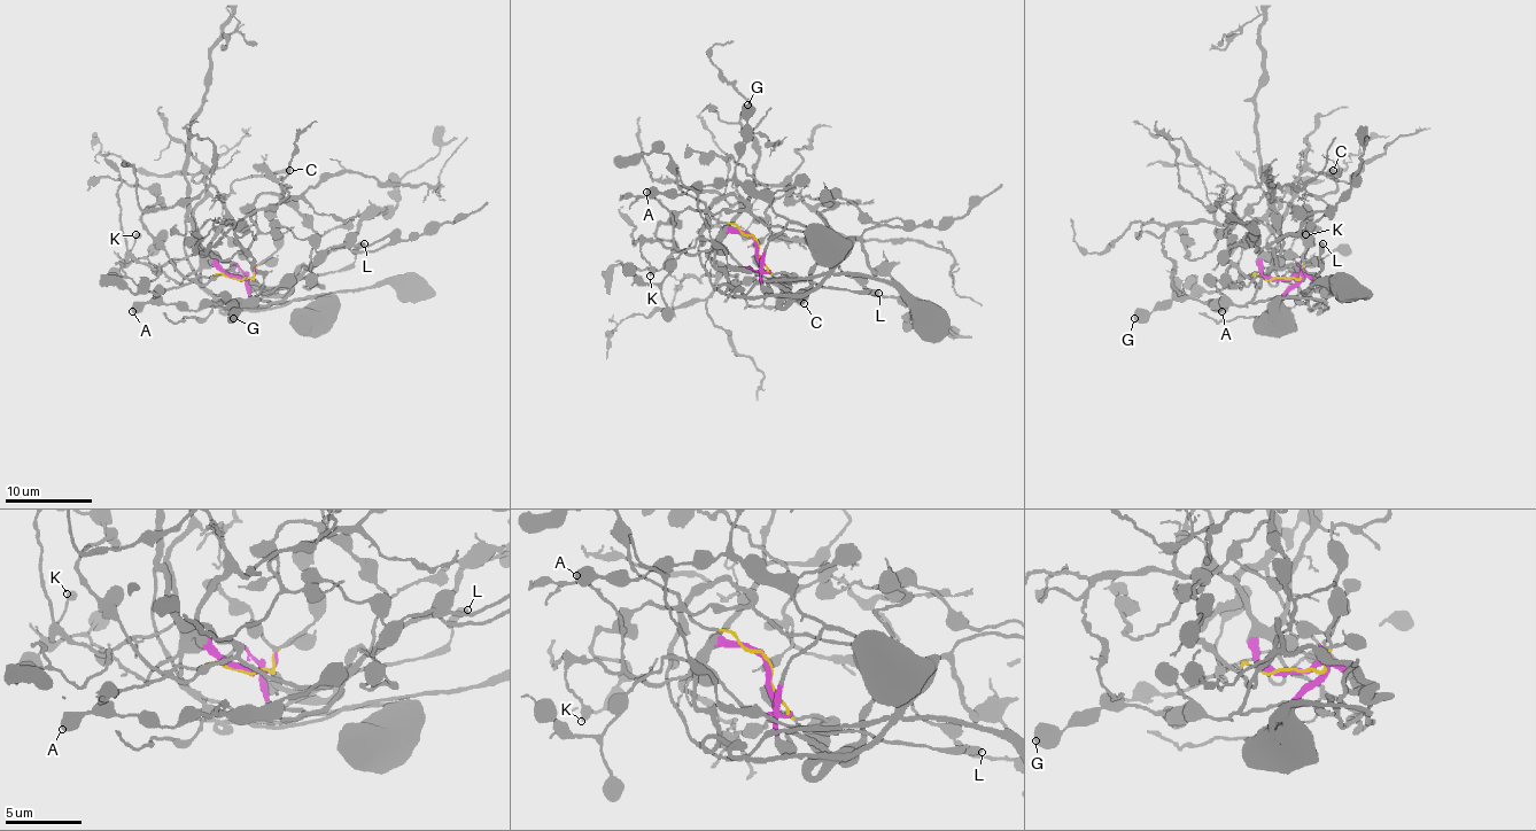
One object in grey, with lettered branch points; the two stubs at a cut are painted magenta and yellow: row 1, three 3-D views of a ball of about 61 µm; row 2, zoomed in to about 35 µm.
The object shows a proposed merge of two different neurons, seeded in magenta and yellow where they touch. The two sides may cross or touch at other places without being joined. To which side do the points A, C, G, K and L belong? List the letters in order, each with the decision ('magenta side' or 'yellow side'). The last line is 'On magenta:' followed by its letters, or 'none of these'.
A: magenta side
C: magenta side
G: magenta side
K: magenta side
L: magenta side
On magenta: A, C, G, K, L

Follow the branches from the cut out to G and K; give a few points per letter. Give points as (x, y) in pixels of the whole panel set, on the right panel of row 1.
G: (1275, 278), (1290, 278), (1295, 281), (1275, 295), (1251, 303), (1212, 305), (1203, 301), (1161, 301), (1134, 318)
K: (1275, 278), (1262, 273), (1262, 259), (1278, 251), (1284, 258), (1278, 269), (1271, 262), (1305, 234)

